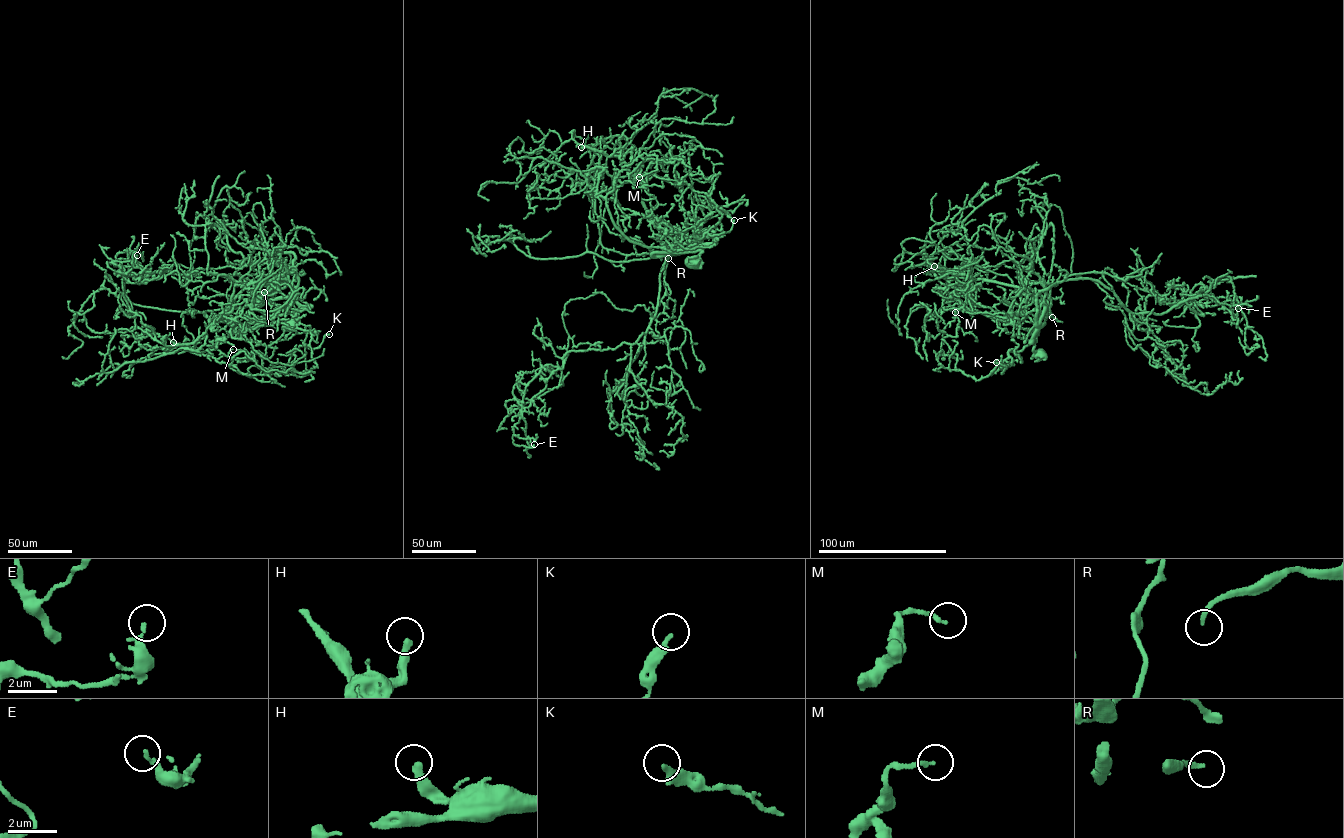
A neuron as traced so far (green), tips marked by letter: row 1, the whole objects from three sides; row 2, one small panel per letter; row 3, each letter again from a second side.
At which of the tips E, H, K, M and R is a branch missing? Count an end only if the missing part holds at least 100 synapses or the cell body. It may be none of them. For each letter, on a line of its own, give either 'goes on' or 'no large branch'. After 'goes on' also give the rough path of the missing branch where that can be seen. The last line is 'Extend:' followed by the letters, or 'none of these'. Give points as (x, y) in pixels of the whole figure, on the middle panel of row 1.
E: no large branch
H: goes on; course (581, 147), (569, 141), (559, 145), (552, 143), (536, 161), (522, 166)
K: no large branch
M: no large branch
R: goes on; course (668, 258), (672, 274), (649, 304), (591, 311), (581, 296), (533, 292), (507, 299), (523, 306), (523, 327)
Extend: H, R

